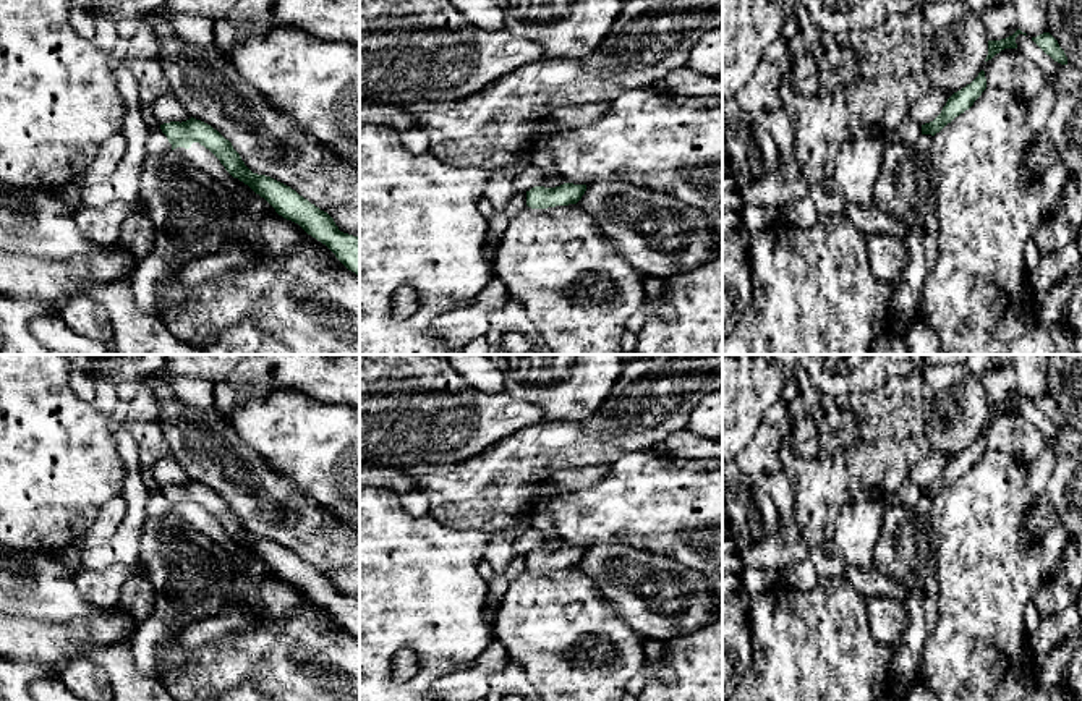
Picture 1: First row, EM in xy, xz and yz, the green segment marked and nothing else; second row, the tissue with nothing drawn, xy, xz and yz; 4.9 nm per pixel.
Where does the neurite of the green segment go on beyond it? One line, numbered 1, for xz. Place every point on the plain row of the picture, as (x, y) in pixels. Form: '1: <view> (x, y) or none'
1: none

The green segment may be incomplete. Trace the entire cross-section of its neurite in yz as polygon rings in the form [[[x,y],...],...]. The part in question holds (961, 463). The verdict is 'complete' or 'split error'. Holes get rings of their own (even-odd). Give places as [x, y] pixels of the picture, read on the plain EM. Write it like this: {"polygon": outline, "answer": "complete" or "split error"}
{"polygon": [[[982,432],[970,447],[954,455],[948,461],[941,476],[933,484],[922,487],[922,497],[935,499],[936,495],[939,495],[956,479],[969,473],[985,452],[986,452],[986,440],[985,434]]], "answer": "complete"}

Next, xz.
{"polygon": [[[564,546],[556,550],[535,549],[526,554],[526,568],[547,571],[556,568],[577,567],[586,554],[586,547]]], "answer": "complete"}

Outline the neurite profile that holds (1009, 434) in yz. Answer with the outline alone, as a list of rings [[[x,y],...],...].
[[[1004,411],[983,427],[986,450],[1022,466],[1046,447],[1046,435],[1017,411]]]

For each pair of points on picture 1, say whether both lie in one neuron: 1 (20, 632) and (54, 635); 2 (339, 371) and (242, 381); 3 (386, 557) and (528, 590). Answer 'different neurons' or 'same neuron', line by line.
1: same neuron
2: same neuron
3: different neurons

